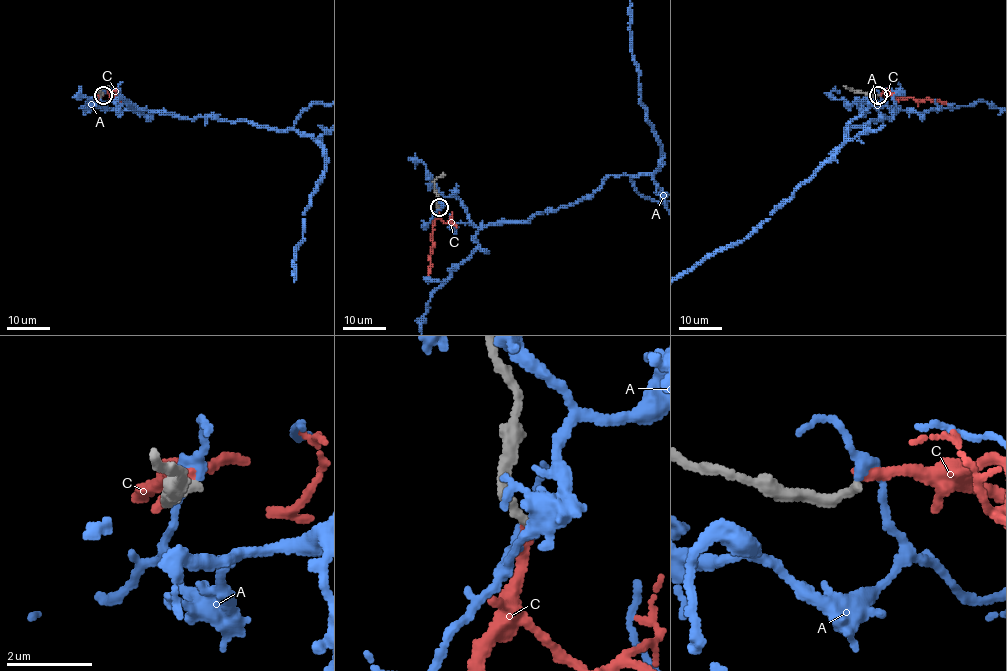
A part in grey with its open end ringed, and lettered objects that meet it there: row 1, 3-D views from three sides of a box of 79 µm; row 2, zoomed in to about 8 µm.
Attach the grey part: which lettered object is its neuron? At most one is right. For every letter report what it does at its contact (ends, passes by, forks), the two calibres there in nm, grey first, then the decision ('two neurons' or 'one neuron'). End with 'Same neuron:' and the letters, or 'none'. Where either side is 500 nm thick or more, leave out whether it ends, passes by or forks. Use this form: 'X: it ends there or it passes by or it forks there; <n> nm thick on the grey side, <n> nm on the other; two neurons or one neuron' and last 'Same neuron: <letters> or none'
A: it passes by; 220 nm thick on the grey side, 260 nm on the other; two neurons
C: it ends there; 240 nm thick on the grey side, 280 nm on the other; two neurons
Same neuron: none

